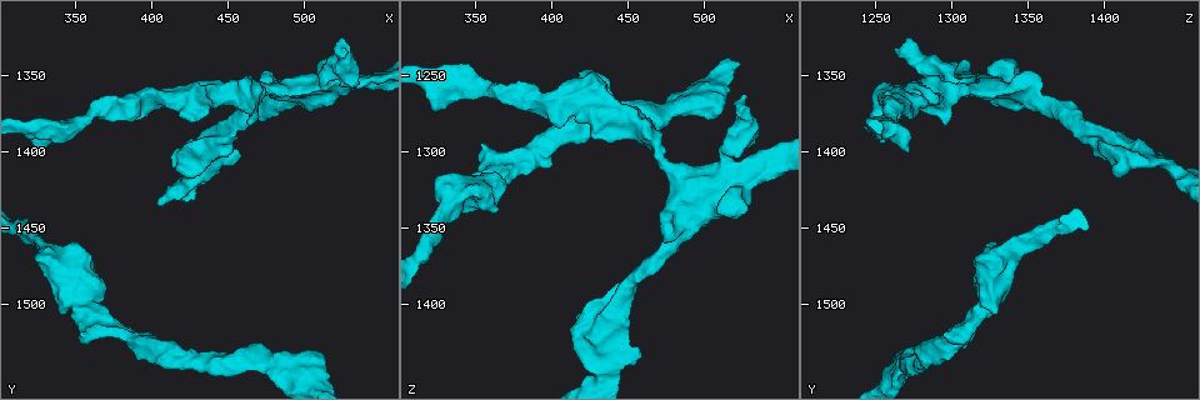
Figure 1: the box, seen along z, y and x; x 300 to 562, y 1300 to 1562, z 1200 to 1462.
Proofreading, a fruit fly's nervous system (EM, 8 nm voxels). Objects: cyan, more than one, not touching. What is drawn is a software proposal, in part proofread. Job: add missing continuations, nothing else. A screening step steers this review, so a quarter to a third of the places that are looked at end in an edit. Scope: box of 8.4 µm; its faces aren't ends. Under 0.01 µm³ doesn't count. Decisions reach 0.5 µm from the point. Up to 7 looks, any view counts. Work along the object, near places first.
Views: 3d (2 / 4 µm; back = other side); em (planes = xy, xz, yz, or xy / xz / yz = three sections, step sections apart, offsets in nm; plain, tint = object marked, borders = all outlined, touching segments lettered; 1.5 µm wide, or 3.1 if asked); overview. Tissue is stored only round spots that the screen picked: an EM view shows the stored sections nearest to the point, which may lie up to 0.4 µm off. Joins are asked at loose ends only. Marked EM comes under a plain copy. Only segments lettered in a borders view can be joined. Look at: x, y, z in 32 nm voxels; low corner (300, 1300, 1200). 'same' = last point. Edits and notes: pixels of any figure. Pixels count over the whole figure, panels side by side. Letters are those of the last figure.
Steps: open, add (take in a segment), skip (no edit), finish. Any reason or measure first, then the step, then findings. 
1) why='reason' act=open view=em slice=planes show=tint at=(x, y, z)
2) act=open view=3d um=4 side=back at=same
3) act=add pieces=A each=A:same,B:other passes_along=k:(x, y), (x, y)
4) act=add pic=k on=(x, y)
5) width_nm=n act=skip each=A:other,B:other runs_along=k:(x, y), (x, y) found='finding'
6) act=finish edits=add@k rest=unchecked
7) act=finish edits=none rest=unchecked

why='free end' act=open view=3d um=4 side=back at=(354, 1518, 1296)

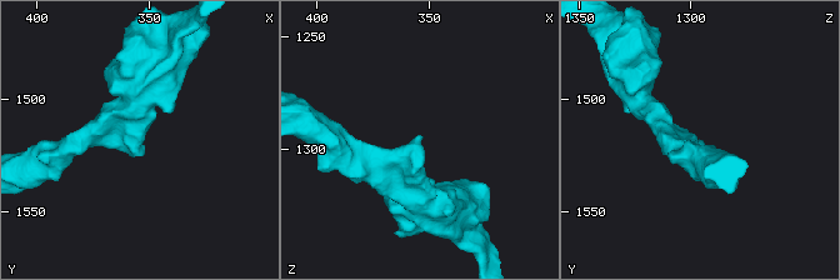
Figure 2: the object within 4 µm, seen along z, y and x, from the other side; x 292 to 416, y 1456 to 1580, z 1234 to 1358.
act=open view=em slice=planes show=borders at=(353, 1519, 1295)

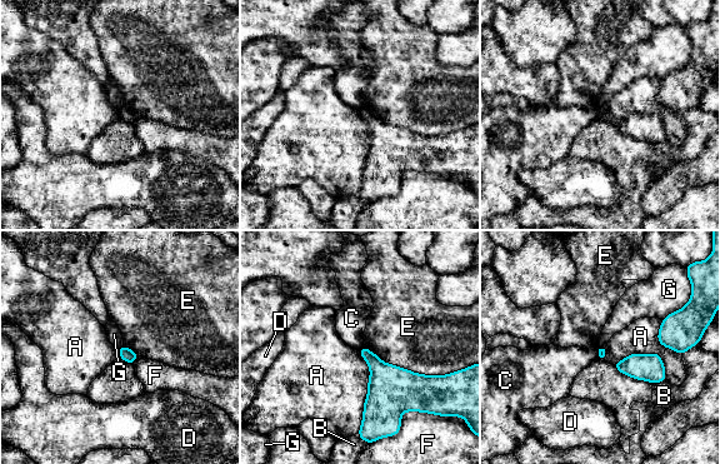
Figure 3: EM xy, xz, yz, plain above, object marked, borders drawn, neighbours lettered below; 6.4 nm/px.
longest_contact=E:550nm act=skip each=A:other,B:other,C:other,D:other,E:other,F:other,G:other border=3:(596, 348), (598, 358) found='none of them fits'

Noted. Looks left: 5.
why='branch stops here' act=open view=em slice=planes show=borders at=(350, 1460, 1328)

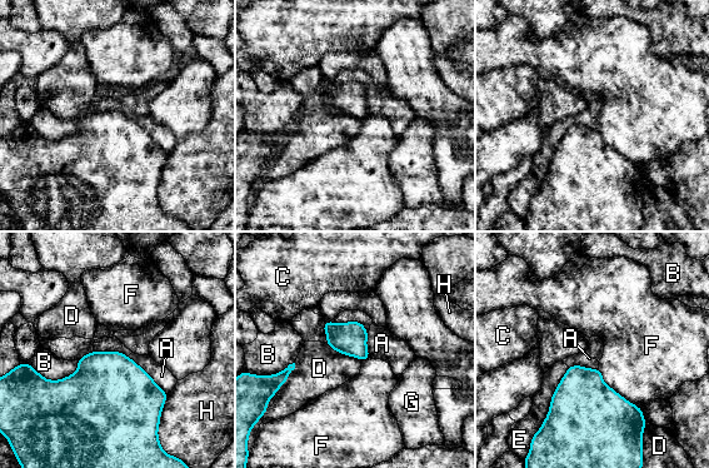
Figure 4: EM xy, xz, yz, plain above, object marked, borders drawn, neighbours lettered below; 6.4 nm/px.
longest_contact=F:380nm act=skip each=A:other,B:other,C:other,D:other,E:other,F:other,G:other,H:other border=4:(325, 342), (338, 352), (362, 361) found='no lettered segment goes on from it'

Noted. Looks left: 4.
why='free end' act=open view=em slice=planes show=borders at=(528, 1336, 1262)

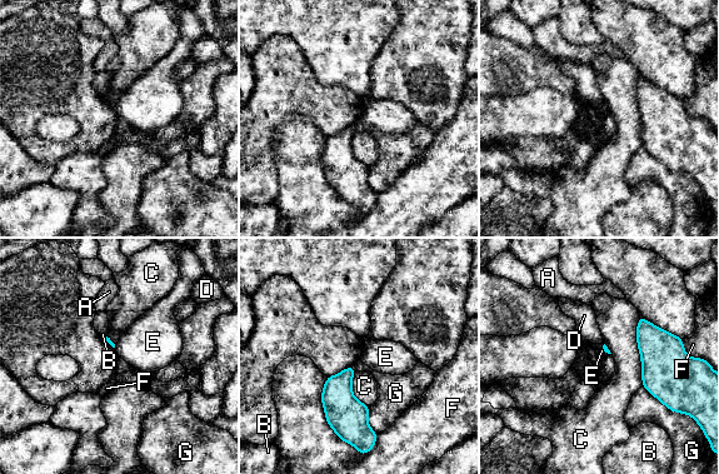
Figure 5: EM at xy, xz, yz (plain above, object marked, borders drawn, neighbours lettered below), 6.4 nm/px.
longest_contact=F:460nm act=skip each=A:other,B:other,C:other,D:other,E:other,F:other,G:other border=5:(640, 315), (682, 339) found='none of them fits'

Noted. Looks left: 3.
act=finish edits=none rest=unchecked

